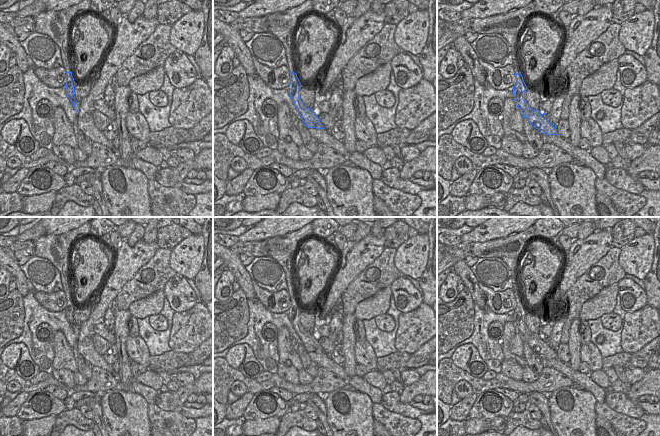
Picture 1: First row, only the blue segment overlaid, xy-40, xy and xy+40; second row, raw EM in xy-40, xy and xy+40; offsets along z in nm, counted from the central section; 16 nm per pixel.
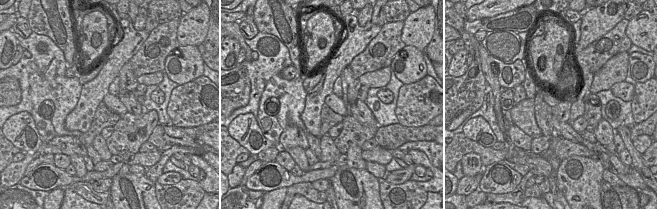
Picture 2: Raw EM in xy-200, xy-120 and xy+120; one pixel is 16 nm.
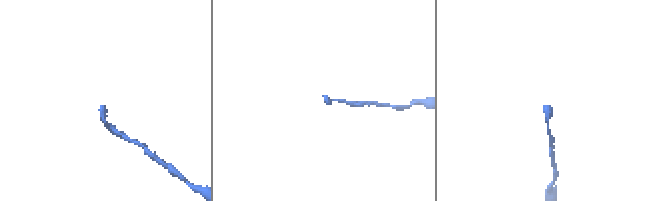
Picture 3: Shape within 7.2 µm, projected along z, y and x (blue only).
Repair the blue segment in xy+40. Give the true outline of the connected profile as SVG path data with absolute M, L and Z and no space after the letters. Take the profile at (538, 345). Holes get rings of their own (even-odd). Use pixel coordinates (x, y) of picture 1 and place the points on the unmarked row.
M517 286L513 287L513 292L516 300L516 306L513 310L513 319L516 325L517 332L522 336L523 342L526 341L532 351L538 353L541 357L546 359L558 359L556 349L550 347L545 339L540 338L539 334L534 334L529 331L525 324L525 317L527 310L523 304L522 298L519 295Z

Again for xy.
M271 250L269 251L268 256L276 260L281 265L285 273L287 291L290 296L290 308L288 310L288 318L291 321L296 334L300 338L307 352L324 353L318 340L313 336L313 333L307 332L300 323L299 314L302 309L295 296L292 283L292 269L295 258L291 258L290 256L290 252L286 252L283 250Z

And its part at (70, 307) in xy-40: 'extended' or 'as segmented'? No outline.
extended

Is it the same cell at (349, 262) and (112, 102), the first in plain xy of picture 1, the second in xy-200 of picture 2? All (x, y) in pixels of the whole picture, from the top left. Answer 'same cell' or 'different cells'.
different cells

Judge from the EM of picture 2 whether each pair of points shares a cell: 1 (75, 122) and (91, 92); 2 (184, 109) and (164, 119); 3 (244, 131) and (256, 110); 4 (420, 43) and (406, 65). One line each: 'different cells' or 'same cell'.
1: same cell
2: different cells
3: different cells
4: different cells

